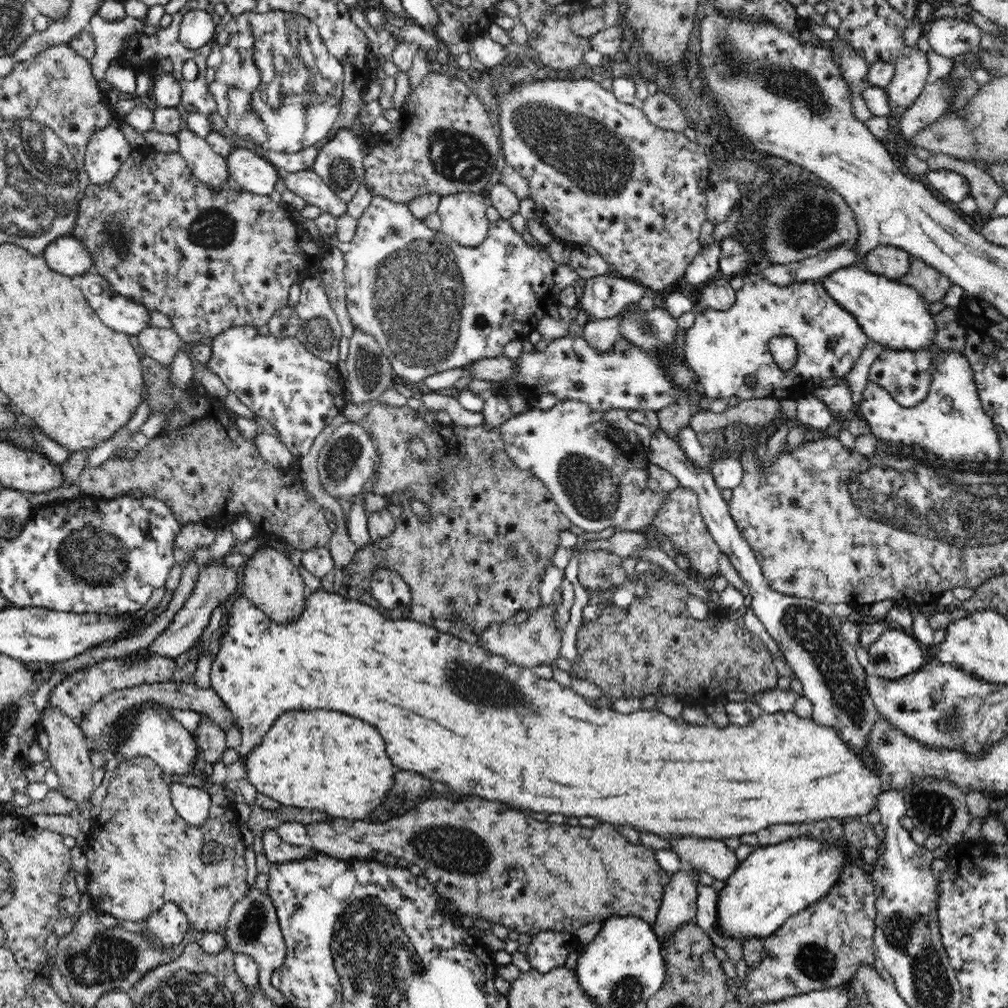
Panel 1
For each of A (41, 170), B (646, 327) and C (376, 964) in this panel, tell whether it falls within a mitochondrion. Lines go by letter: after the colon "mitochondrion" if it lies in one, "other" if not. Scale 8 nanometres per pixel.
A: mitochondrion
B: mitochondrion
C: mitochondrion

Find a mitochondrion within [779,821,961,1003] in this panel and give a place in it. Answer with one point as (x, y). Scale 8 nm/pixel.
(815, 961)

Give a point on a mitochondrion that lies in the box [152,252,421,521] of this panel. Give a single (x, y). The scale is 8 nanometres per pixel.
(342, 457)

